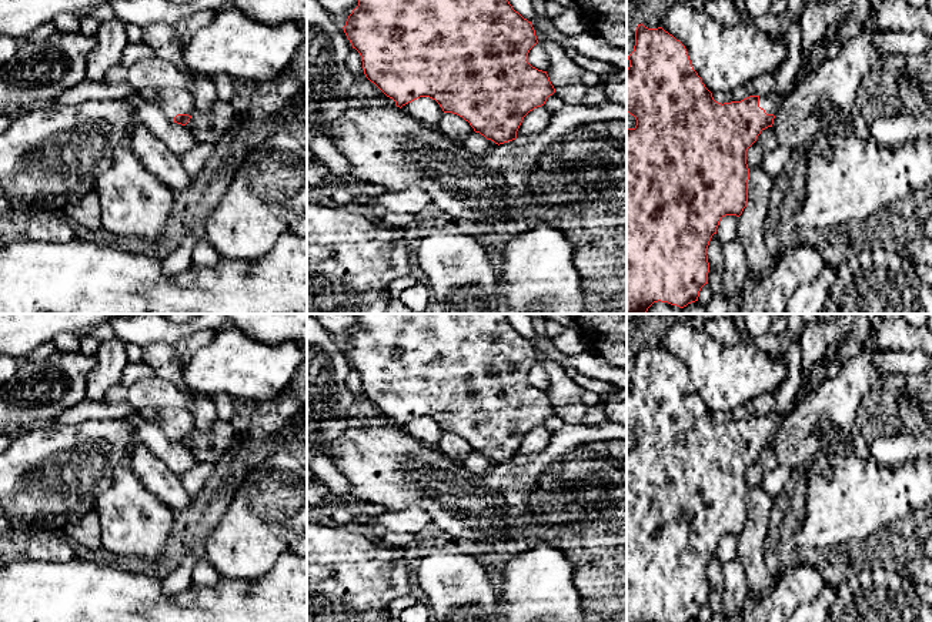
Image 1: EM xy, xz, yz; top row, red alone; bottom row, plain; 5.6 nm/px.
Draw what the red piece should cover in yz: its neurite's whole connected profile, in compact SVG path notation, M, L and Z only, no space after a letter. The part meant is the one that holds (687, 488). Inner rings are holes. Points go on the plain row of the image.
M642 342L635 350L634 371L628 375L627 432L635 437L637 445L627 448L627 622L695 622L701 608L708 603L709 582L706 569L719 541L725 535L739 536L748 522L749 488L746 471L762 449L772 447L776 431L786 415L774 411L765 415L749 415L741 421L718 422L694 389L685 365L662 347L648 348Z

